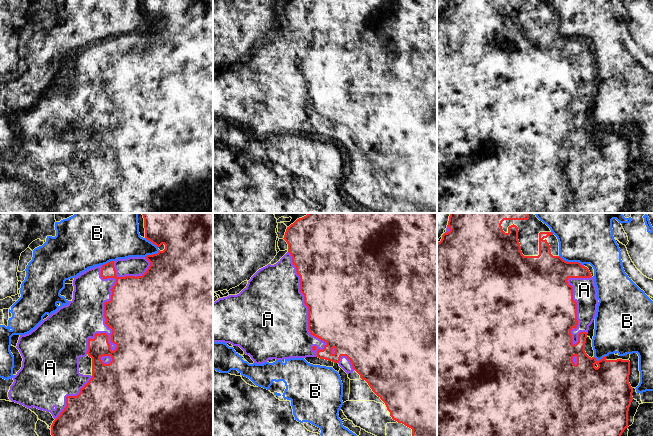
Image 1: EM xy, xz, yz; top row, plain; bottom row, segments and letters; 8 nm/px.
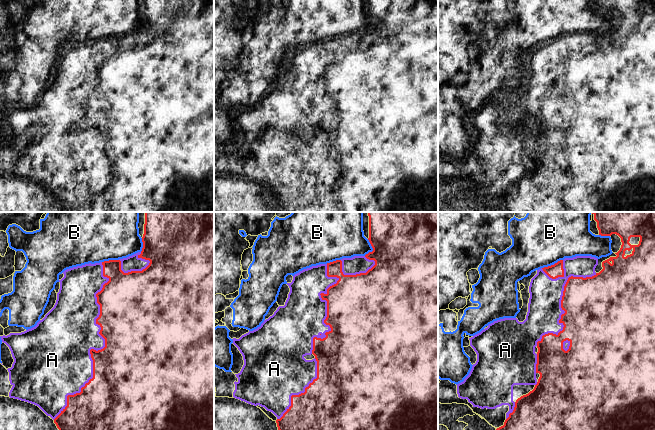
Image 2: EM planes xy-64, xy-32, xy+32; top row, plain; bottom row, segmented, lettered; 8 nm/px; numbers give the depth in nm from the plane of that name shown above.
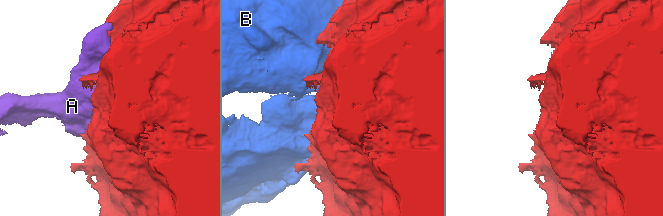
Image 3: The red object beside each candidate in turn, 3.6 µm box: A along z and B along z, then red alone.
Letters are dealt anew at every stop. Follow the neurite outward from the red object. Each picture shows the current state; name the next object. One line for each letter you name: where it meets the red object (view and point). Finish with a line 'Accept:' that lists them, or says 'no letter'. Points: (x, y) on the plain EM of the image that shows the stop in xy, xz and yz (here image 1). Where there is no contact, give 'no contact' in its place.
A: meets red in xy at (105, 94)
Accept: A

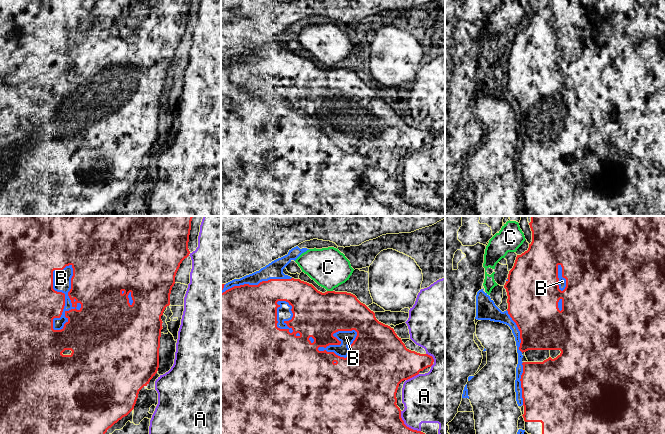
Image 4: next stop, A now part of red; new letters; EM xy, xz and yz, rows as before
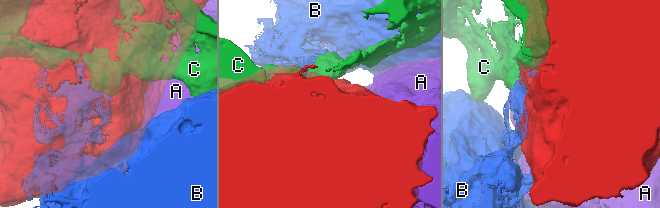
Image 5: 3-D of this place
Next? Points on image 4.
Accept: no letter

